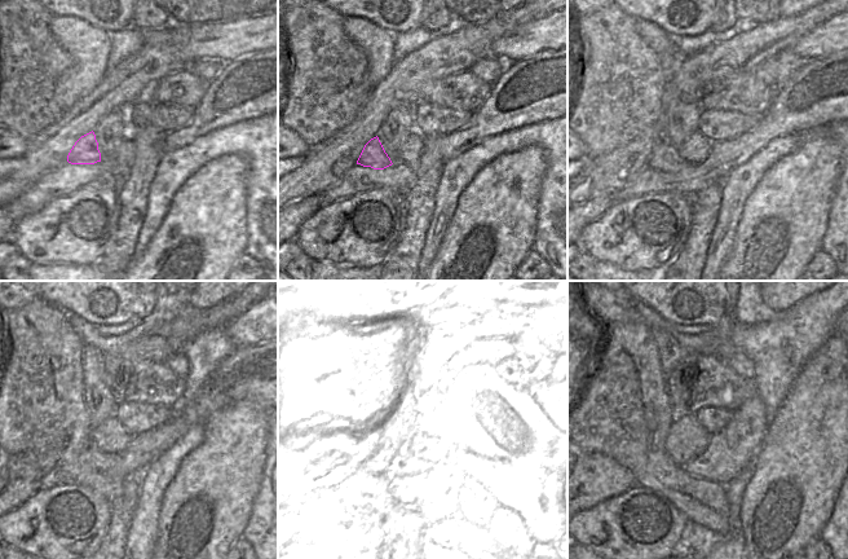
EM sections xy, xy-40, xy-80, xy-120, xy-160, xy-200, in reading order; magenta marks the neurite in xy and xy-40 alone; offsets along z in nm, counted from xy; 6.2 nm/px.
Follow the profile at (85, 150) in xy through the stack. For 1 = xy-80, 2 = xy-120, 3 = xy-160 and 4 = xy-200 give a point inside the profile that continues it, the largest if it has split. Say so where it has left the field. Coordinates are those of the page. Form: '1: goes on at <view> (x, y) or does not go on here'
1: goes on at xy-80 (665, 157)
2: goes on at xy-120 (92, 456)
3: goes on at xy-160 (436, 449)
4: goes on at xy-200 (729, 450)

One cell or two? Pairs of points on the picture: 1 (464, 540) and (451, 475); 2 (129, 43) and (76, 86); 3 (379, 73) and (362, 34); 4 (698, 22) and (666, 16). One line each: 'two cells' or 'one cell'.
1: two cells
2: two cells
3: one cell
4: one cell

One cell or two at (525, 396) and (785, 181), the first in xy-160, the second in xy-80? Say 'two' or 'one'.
one

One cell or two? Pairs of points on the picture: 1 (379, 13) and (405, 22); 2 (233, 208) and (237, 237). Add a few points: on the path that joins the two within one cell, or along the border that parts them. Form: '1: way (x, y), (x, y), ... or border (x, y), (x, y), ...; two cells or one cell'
1: way (385, 13), (392, 13), (398, 20); one cell
2: way (233, 215), (233, 230); one cell

